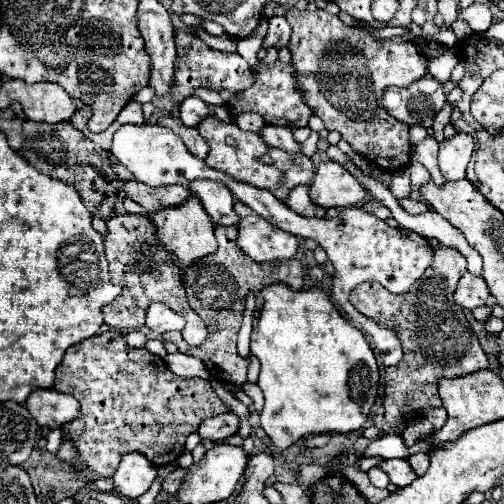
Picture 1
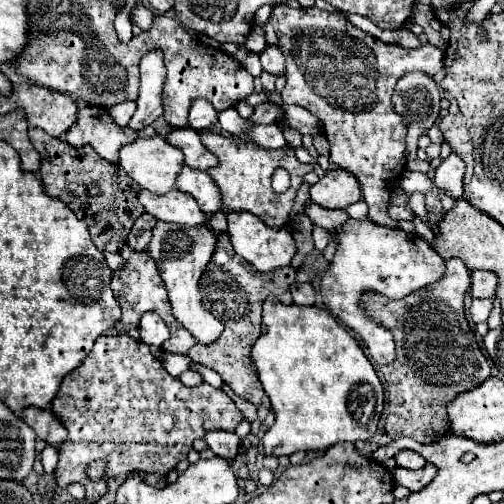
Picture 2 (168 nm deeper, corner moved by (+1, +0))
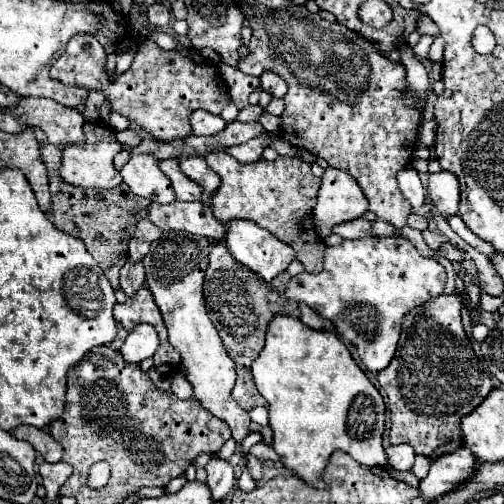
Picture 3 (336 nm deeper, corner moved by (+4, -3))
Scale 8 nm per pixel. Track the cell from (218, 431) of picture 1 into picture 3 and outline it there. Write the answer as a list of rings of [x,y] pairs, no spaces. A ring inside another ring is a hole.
[[[212,456],[212,460],[206,464],[206,472],[208,472],[208,488],[212,492],[212,500],[214,502],[224,500],[236,482],[234,468],[226,460]]]

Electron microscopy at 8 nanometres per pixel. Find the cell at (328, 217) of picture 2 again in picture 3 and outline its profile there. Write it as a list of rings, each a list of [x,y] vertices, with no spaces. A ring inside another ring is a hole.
[[[356,218],[346,224],[334,226],[332,232],[340,234],[342,238],[364,238],[364,236],[370,236],[370,228],[372,228],[372,222],[368,222],[366,218]]]

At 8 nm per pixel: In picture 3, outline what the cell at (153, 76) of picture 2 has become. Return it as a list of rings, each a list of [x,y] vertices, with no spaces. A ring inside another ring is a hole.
[[[124,130],[124,132],[116,132],[116,140],[122,144],[122,146],[128,146],[128,148],[134,148],[140,144],[140,134],[136,130]]]

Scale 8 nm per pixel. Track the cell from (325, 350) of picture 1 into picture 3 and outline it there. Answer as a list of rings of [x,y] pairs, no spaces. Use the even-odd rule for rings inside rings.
[[[274,316],[266,332],[266,346],[252,364],[252,376],[258,392],[268,402],[268,420],[272,428],[272,448],[282,464],[290,468],[302,482],[314,488],[328,488],[324,482],[324,468],[332,452],[342,450],[364,466],[386,466],[386,452],[382,448],[384,434],[384,400],[368,376],[352,360],[348,348],[338,336],[330,332],[316,332],[304,326],[298,318]]]

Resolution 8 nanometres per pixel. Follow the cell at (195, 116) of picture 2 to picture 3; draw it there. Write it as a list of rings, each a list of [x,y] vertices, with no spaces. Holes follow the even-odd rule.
[[[196,110],[190,116],[190,122],[192,122],[192,130],[196,136],[212,136],[212,134],[218,134],[220,130],[224,130],[224,126],[226,126],[222,116],[214,116],[204,110]]]

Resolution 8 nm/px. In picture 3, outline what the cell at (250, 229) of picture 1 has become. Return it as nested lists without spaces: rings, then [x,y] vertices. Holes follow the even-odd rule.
[[[232,220],[228,222],[228,234],[226,234],[226,246],[230,250],[230,254],[244,266],[248,266],[252,272],[256,272],[260,278],[264,278],[266,282],[274,280],[280,272],[284,272],[288,268],[288,264],[294,260],[294,250],[284,244],[282,240],[278,240],[274,234],[270,234],[268,230],[256,226],[250,220]]]

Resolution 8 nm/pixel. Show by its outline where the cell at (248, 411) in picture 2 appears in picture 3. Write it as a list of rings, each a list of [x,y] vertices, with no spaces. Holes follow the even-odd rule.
[[[168,232],[164,238],[152,242],[150,252],[146,254],[146,286],[154,296],[154,302],[162,314],[162,320],[168,328],[168,342],[180,352],[182,366],[186,370],[186,380],[192,384],[194,398],[216,418],[224,420],[232,430],[232,440],[242,444],[248,436],[250,416],[242,410],[232,398],[232,388],[236,380],[236,368],[232,358],[226,354],[226,348],[214,328],[202,296],[204,270],[208,268],[210,242],[188,232]]]

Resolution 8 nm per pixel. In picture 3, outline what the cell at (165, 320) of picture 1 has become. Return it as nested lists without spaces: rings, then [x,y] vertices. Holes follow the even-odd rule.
[[[138,324],[124,340],[122,348],[120,348],[120,354],[126,362],[132,362],[132,364],[140,364],[142,360],[154,356],[158,348],[158,334],[152,326],[148,324]]]

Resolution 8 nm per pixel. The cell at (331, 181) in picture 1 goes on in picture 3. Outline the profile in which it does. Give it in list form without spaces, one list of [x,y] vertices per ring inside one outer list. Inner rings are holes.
[[[326,168],[314,208],[314,224],[320,238],[326,240],[336,224],[360,218],[364,212],[368,212],[368,200],[356,180],[344,170]]]

